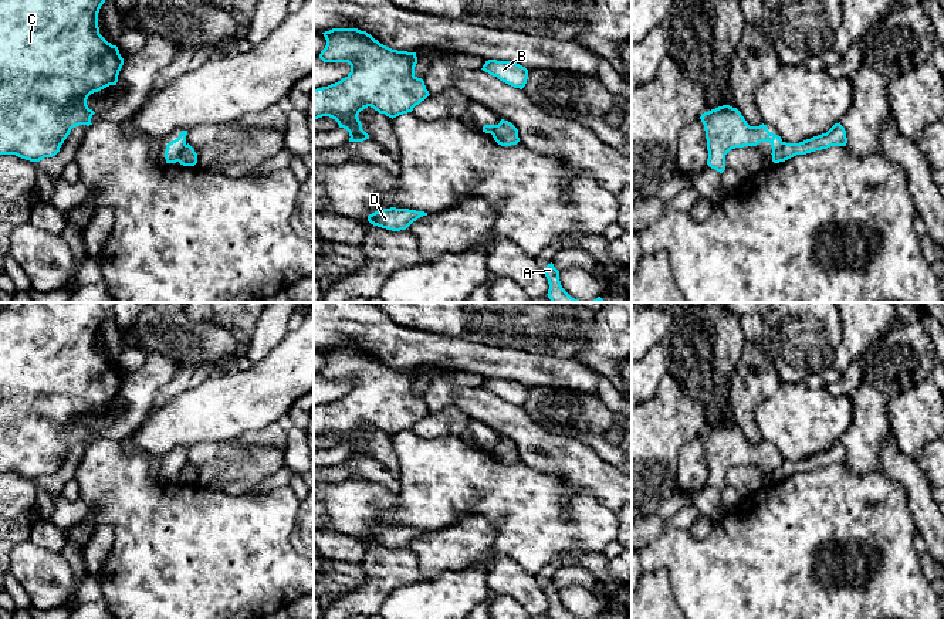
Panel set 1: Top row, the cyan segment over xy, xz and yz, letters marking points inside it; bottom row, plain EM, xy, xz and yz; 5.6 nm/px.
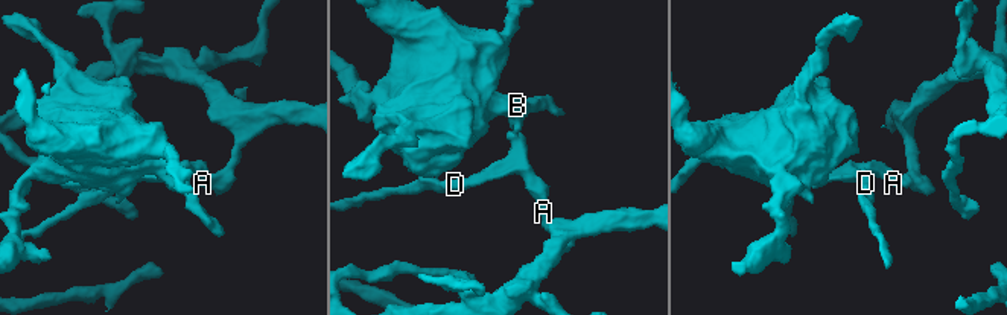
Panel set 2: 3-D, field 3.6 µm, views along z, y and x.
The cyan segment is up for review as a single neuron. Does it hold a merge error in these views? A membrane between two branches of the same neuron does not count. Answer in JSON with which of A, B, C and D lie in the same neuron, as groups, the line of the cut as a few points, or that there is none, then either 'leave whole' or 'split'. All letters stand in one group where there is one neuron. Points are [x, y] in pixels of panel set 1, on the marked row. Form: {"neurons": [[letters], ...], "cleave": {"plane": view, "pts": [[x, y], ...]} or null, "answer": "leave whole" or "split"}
{"neurons": [["A", "D"], ["B", "C"]], "cleave": {"plane": "xy", "pts": [[186, 145], [178, 161]]}, "answer": "split"}

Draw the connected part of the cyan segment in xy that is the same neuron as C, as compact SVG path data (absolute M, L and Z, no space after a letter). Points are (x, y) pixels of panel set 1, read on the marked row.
M0 0L0 155L16 155L30 162L40 162L60 152L72 128L92 125L91 118L95 112L87 105L88 96L109 85L116 85L124 65L118 47L99 34L98 13L104 3L105 0Z

